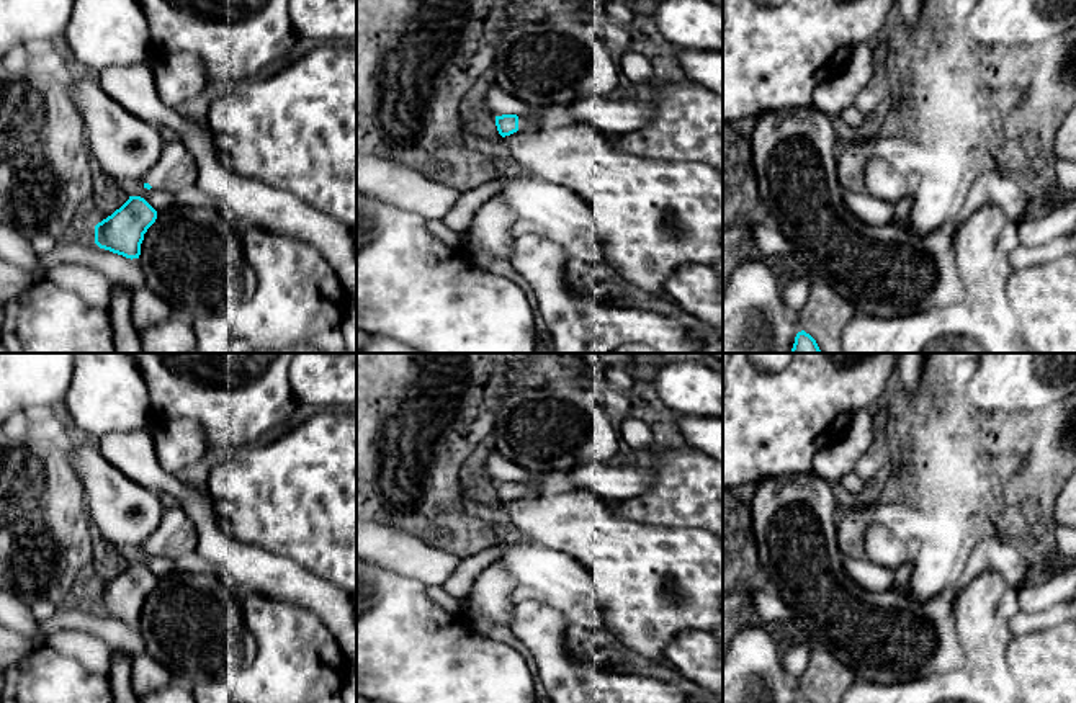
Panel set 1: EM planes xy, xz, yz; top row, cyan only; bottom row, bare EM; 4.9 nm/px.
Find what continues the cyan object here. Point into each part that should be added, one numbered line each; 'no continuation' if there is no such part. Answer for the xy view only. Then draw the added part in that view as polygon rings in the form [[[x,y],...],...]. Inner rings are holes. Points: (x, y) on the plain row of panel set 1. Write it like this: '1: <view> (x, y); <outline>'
1: xy (175, 538); [[[177,505],[164,510],[157,531],[141,544],[165,556],[185,572],[211,572],[213,566],[198,553],[198,535],[186,512]]]

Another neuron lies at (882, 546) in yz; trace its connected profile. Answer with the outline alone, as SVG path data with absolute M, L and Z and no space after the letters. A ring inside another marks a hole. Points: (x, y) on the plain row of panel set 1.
M870 525L865 530L863 549L867 559L893 571L912 559L906 549L906 541L883 525Z

